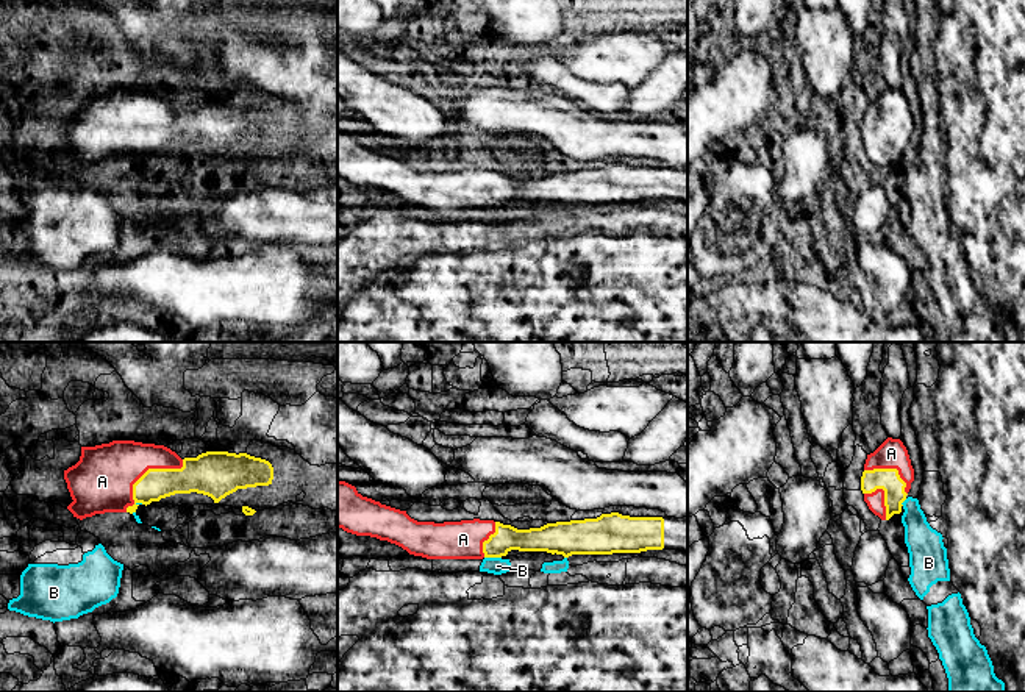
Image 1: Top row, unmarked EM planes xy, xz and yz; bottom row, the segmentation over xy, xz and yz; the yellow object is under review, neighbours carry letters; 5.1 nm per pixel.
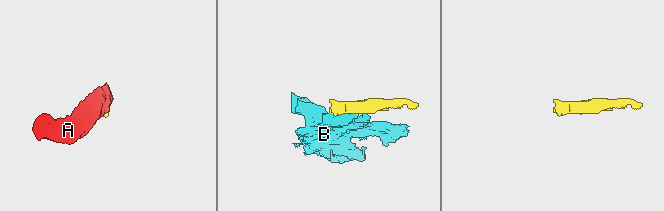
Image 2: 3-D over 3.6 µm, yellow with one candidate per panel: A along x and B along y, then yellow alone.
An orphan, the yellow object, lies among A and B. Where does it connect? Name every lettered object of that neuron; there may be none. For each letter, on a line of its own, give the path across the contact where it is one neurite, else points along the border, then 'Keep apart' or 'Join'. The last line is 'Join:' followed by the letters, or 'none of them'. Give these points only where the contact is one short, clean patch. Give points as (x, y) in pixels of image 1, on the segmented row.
A: Path across: xy (194, 475), (146, 472), (122, 472), (102, 481). Join
B: Boundary: xz (485, 556), (500, 558). Keep apart
Join: A

